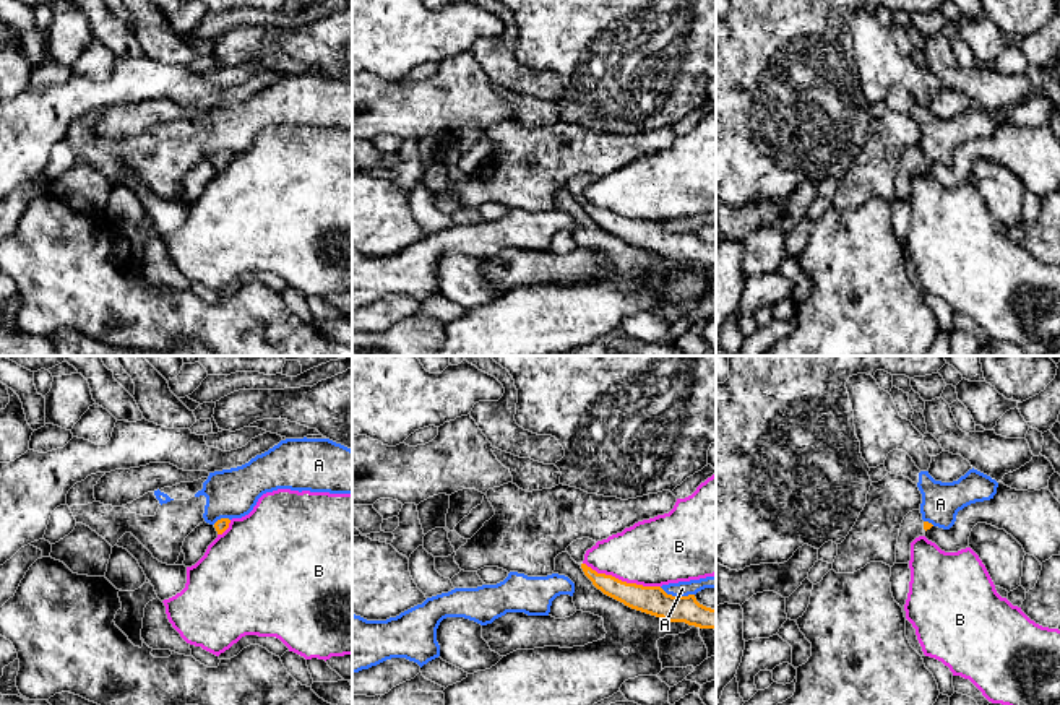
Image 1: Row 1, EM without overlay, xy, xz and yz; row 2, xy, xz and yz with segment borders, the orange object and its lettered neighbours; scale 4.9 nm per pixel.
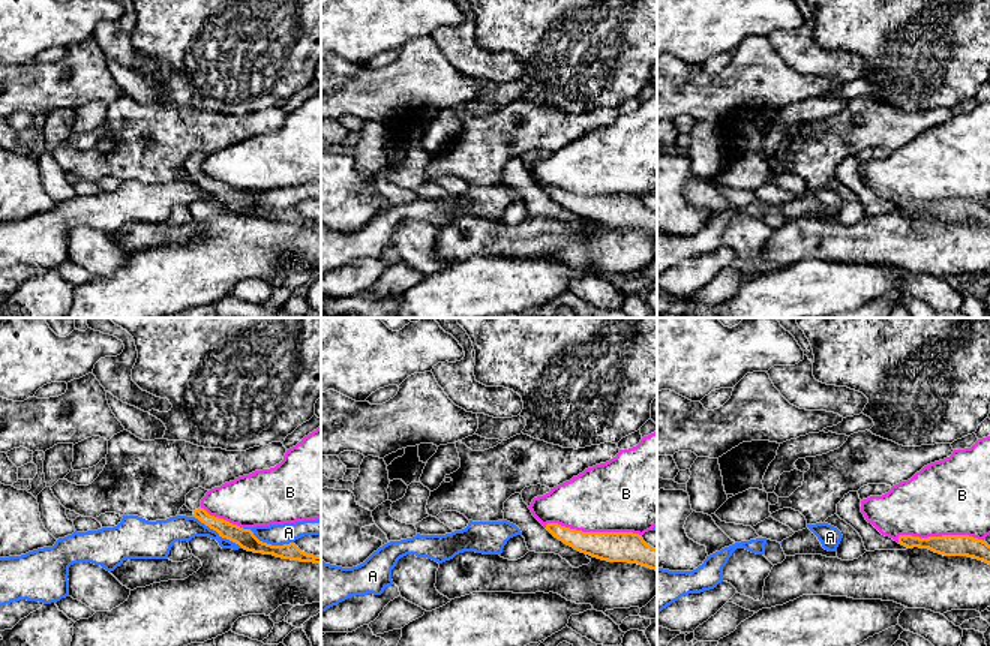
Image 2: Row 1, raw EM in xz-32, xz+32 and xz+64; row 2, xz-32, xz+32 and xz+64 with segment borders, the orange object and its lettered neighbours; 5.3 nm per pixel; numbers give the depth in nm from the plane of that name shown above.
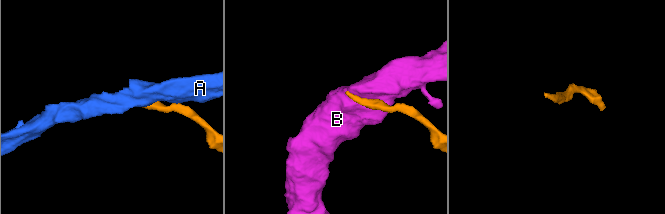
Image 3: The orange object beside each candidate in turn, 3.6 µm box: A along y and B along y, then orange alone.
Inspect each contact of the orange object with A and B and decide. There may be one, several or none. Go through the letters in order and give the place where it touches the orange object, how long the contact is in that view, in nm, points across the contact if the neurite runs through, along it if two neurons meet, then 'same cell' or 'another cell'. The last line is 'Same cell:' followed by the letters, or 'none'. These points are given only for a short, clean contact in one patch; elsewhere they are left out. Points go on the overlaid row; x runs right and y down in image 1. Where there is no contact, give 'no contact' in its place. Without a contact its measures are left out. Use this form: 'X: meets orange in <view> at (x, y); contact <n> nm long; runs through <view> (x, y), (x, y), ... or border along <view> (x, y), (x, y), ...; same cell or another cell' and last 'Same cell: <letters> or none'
A: meets orange in xz at (677, 596); contact 180 nm long; another cell
B: meets orange in xz at (620, 580); contact 400 nm long; another cell
Same cell: none

